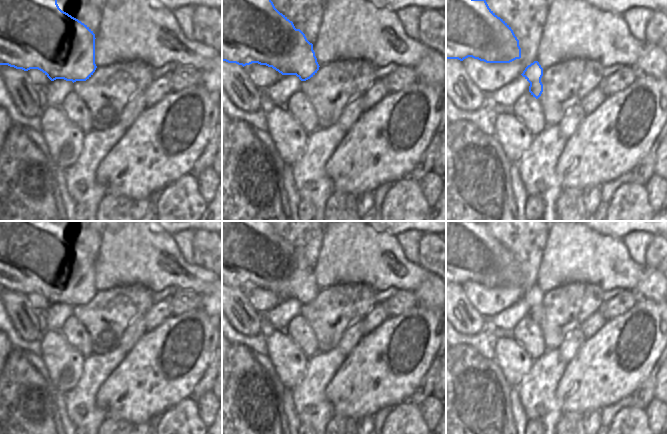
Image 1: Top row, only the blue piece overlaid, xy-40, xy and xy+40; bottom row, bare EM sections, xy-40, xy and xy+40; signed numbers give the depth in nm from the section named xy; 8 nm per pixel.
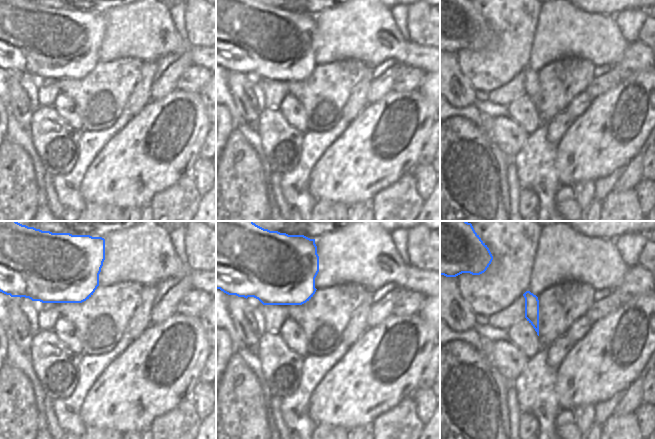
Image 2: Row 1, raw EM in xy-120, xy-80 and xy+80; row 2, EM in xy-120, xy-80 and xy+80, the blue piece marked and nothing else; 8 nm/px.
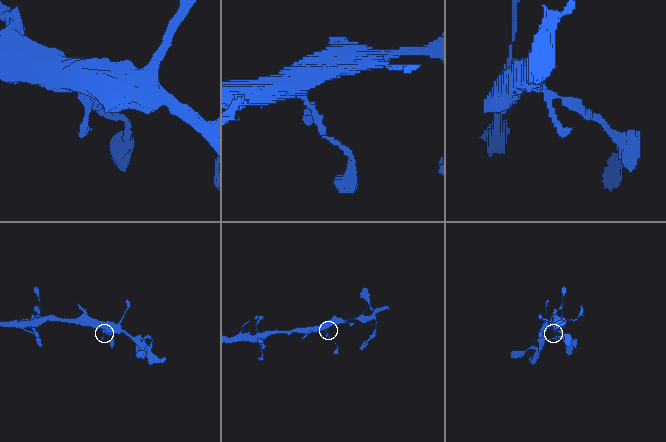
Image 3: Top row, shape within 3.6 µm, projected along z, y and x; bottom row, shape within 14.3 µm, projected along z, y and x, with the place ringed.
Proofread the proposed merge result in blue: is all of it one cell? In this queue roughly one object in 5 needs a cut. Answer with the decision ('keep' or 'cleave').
keep

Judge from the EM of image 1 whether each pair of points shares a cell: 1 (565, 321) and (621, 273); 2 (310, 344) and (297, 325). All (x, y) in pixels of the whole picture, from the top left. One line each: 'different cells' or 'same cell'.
1: different cells
2: same cell

